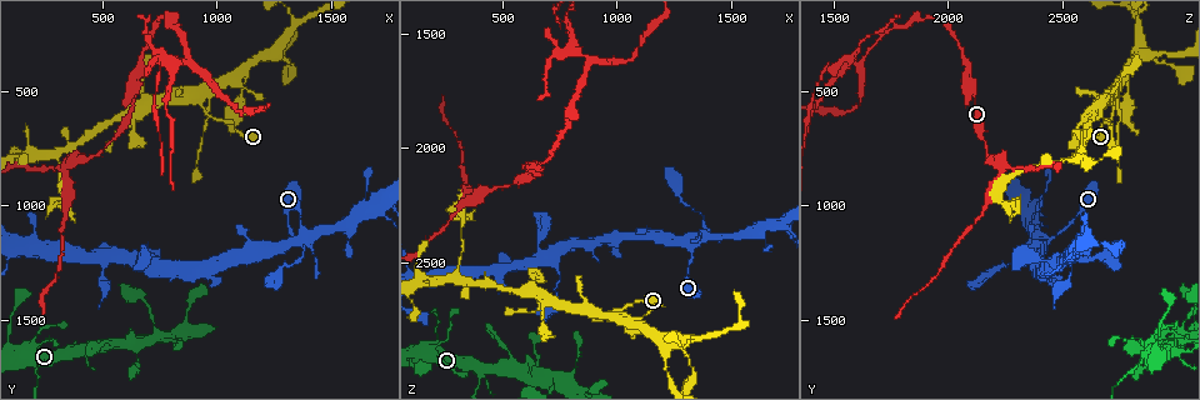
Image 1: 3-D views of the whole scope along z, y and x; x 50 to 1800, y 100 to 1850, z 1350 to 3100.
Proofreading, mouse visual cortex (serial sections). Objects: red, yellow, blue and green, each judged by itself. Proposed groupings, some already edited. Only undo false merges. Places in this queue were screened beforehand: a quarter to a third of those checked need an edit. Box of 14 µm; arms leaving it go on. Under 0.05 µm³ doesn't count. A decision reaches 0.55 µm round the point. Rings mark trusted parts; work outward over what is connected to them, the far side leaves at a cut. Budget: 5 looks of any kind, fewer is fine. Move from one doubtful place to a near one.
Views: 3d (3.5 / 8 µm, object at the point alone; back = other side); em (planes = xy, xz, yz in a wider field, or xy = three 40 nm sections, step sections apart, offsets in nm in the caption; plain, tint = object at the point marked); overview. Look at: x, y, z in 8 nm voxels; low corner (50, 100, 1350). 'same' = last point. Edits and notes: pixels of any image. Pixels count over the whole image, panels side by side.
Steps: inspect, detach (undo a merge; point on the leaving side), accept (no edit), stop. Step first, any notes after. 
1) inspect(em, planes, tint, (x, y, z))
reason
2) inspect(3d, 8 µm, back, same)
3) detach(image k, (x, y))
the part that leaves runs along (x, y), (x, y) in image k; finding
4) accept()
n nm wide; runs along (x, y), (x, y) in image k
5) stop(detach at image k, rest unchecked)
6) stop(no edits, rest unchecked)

inspect(3d, 3.5 µm, (1320, 1160, 2420))
sharp bend

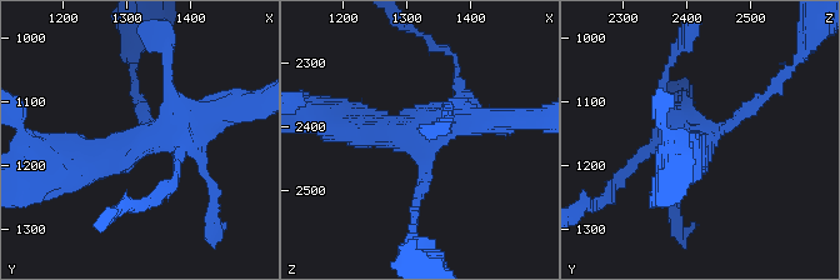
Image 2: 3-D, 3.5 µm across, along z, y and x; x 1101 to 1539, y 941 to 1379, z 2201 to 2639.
inspect(em, xy, step 1, tint, (1315, 1165, 2425))
3 arms; arms of 150, 400, 400 nm

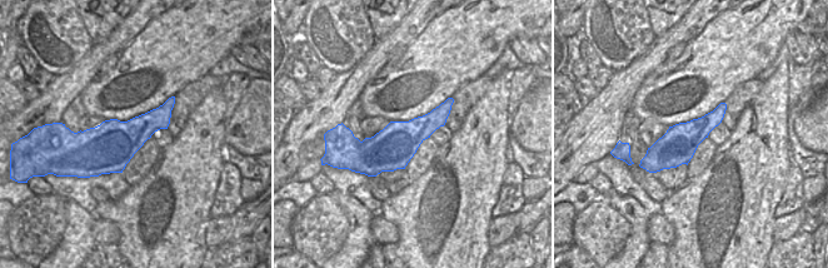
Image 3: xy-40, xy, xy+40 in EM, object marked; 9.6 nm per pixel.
accept()
runs along (415, 205), (423, 150), (343, 125) in image 2; one cell here

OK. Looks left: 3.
inspect(3d, 3.5 µm, (630, 480, 2080))
calibre changes

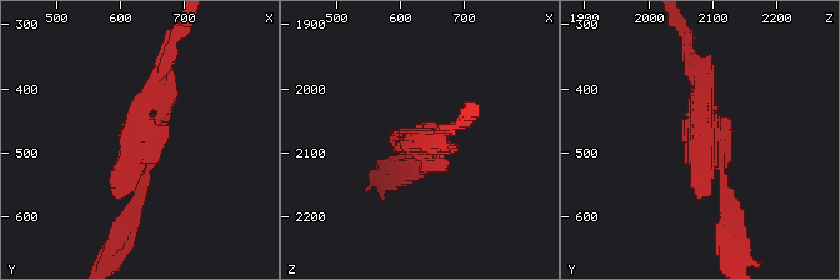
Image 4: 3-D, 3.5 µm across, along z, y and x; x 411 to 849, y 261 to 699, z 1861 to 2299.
inspect(em, xy, step 1, tint, (630, 480, 2085))
now the EM

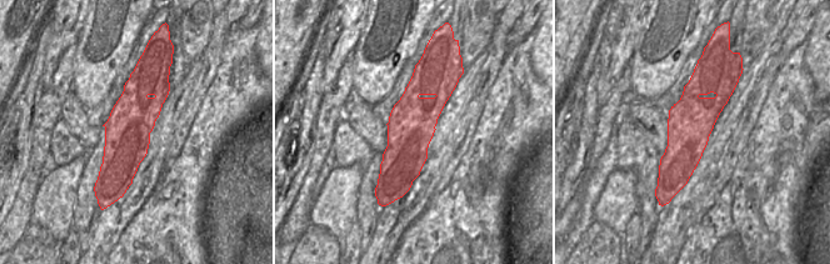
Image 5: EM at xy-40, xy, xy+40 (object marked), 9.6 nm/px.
detach(image 4, (114, 174))
the part that leaves runs along (146, 163), (143, 114), (170, 51) in image 4; two cells meet here

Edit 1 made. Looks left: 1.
stop(detach at image 4, rest unchecked)

